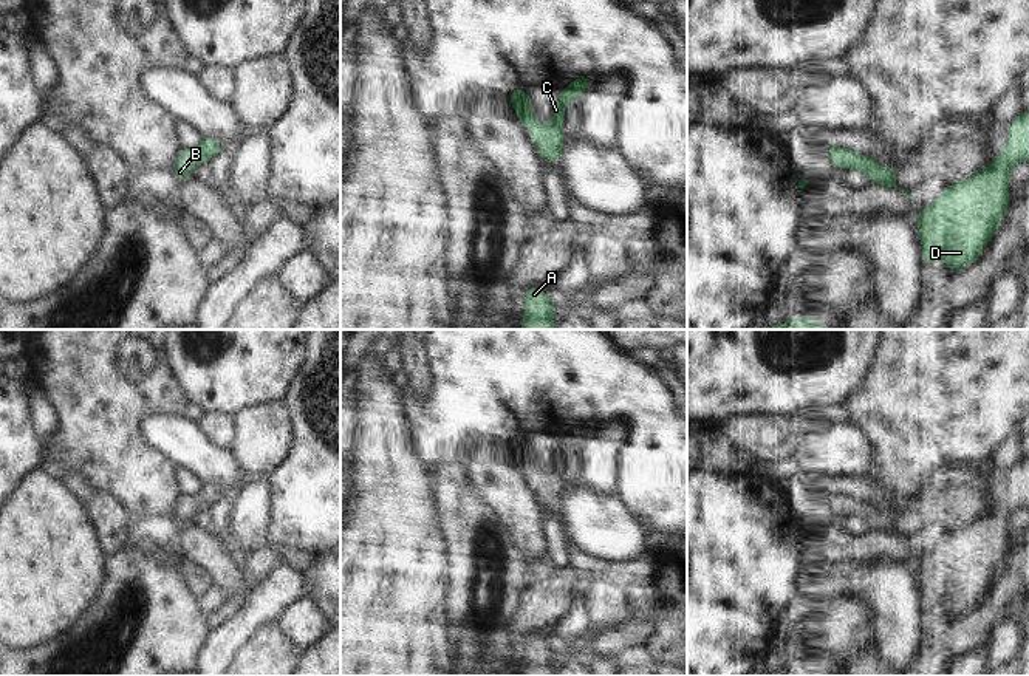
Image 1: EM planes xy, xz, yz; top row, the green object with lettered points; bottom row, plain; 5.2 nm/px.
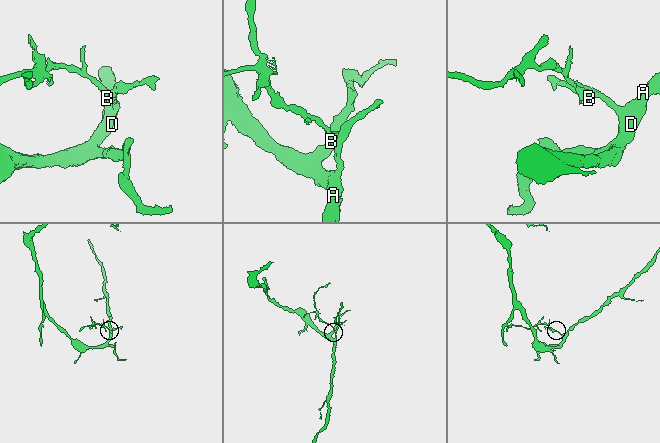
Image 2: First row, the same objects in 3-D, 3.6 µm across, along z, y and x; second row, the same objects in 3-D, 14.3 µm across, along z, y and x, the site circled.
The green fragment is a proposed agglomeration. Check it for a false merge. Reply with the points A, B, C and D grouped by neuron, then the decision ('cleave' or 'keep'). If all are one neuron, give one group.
A B C D | keep

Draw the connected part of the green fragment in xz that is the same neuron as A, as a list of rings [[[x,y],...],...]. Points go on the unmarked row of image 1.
[[[531,633],[525,637],[525,667],[520,676],[556,676],[552,664],[556,645],[546,644],[542,633]]]

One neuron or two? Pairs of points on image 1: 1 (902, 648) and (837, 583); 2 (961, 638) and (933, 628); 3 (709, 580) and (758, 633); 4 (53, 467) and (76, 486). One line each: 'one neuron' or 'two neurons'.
1: one neuron
2: two neurons
3: one neuron
4: one neuron

